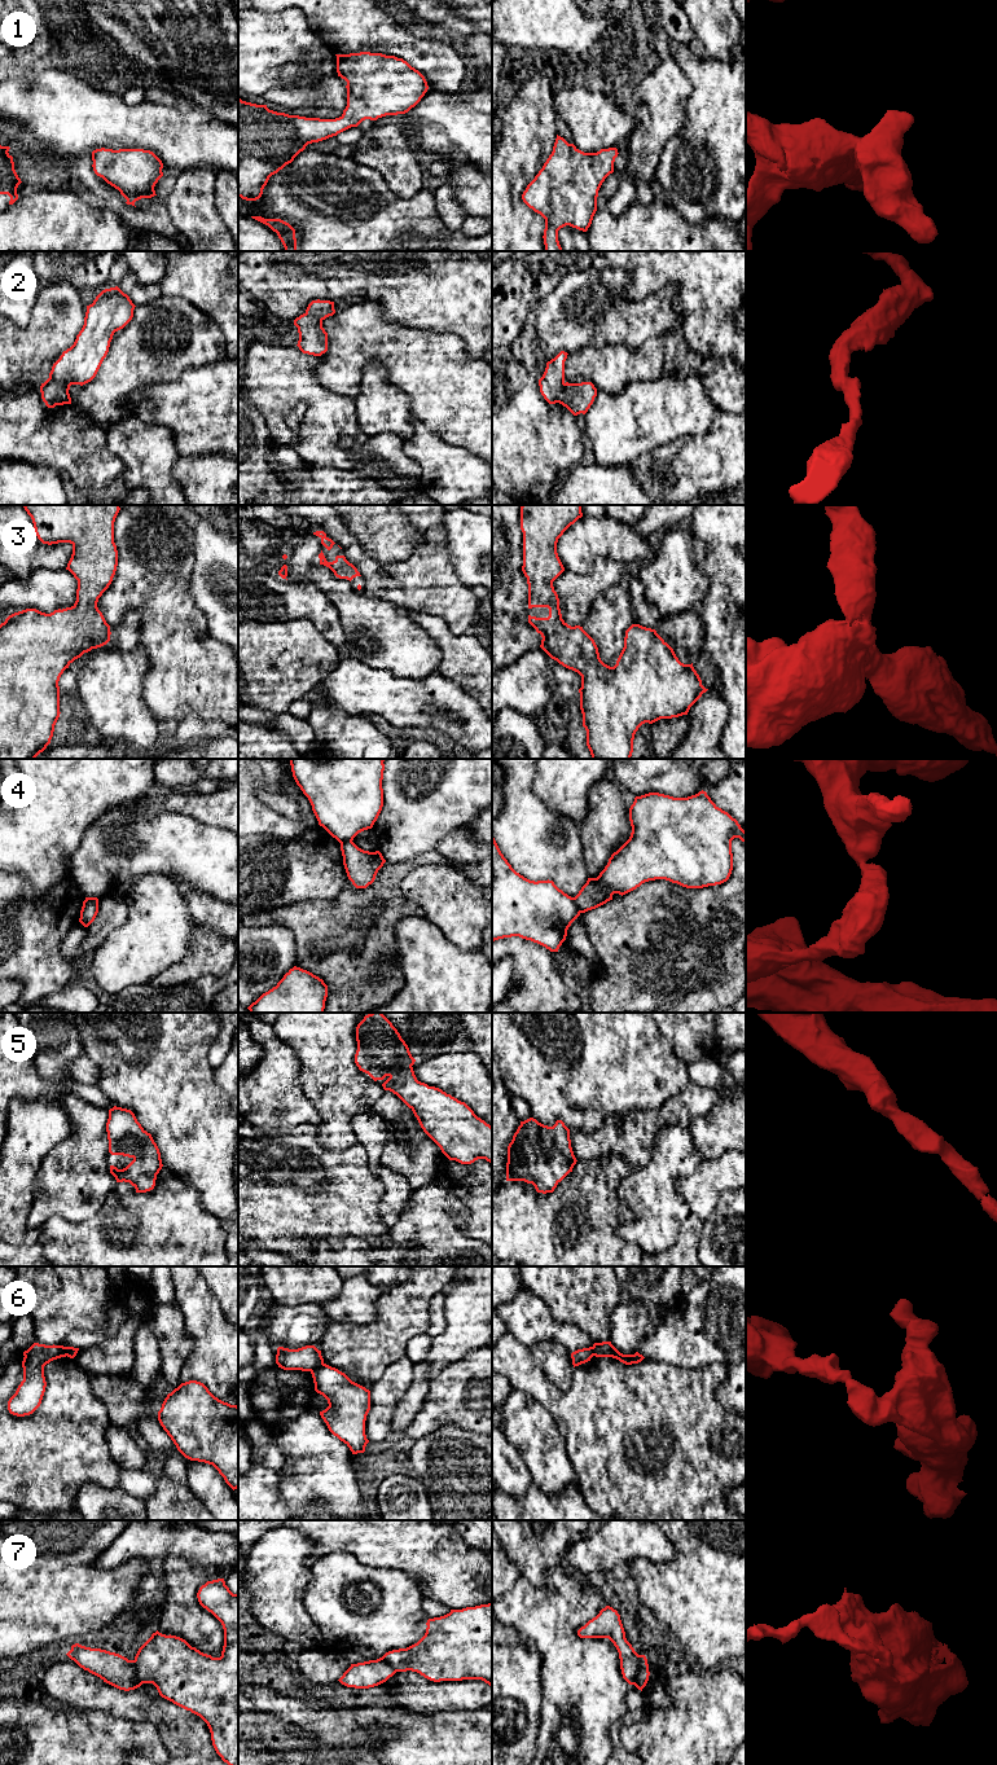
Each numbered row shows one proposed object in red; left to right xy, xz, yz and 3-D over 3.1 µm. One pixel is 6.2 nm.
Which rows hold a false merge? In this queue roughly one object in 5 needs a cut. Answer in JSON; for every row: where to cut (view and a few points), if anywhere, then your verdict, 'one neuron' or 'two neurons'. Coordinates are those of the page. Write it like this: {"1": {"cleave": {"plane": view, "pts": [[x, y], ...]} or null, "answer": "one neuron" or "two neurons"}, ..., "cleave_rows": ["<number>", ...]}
{"1": {"cleave": null, "answer": "one neuron"}, "2": {"cleave": null, "answer": "one neuron"}, "3": {"cleave": null, "answer": "one neuron"}, "4": {"cleave": {"plane": "yz", "pts": [[572, 898], [582, 912]]}, "answer": "two neurons"}, "5": {"cleave": null, "answer": "one neuron"}, "6": {"cleave": {"plane": "xz", "pts": [[323, 1362], [311, 1371]]}, "answer": "two neurons"}, "7": {"cleave": {"plane": "yz", "pts": [[641, 1655], [638, 1675], [633, 1684]]}, "answer": "two neurons"}, "cleave_rows": ["4", "6", "7"]}

